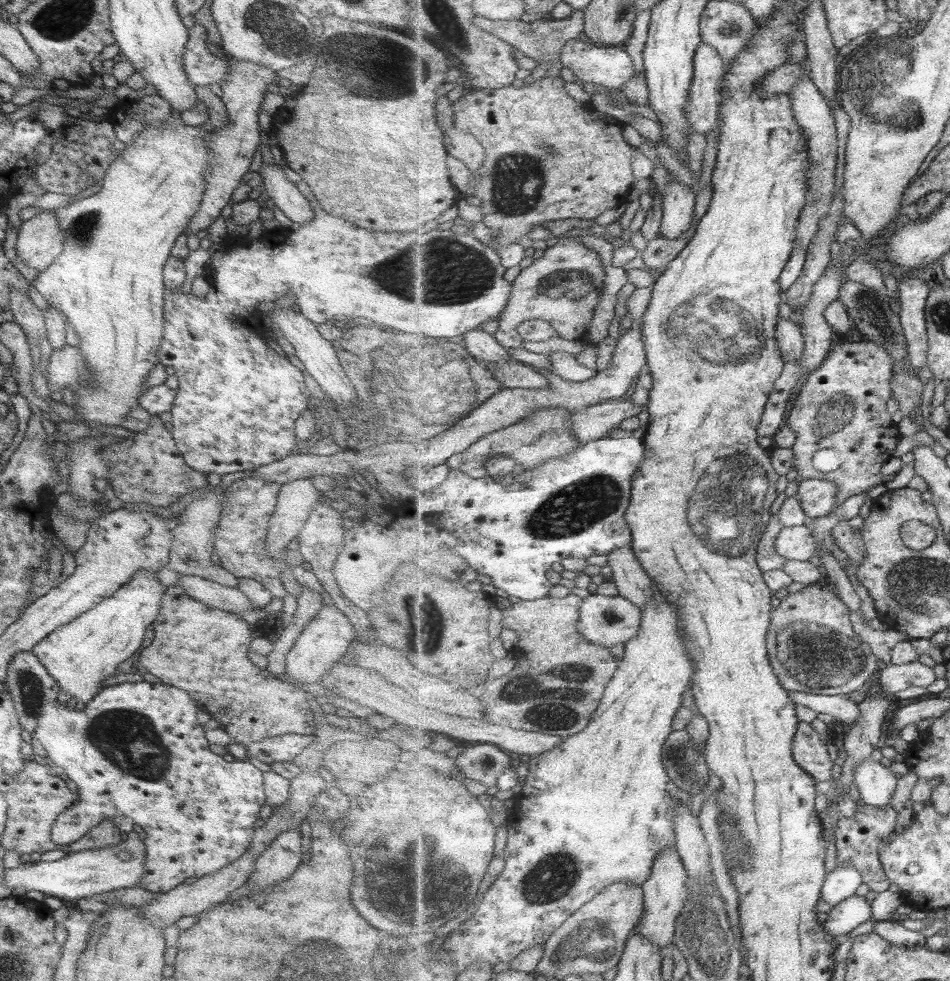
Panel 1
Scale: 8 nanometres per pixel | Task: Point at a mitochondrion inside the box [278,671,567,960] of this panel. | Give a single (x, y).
(416, 890)

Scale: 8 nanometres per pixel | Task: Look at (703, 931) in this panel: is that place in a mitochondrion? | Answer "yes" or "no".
yes

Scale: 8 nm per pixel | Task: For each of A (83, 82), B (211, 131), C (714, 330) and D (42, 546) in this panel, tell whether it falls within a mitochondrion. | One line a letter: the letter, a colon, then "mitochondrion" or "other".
A: other
B: other
C: mitochondrion
D: mitochondrion

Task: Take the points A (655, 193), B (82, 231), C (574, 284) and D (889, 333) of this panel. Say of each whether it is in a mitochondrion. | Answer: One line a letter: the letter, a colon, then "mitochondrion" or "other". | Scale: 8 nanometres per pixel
A: other
B: mitochondrion
C: mitochondrion
D: mitochondrion

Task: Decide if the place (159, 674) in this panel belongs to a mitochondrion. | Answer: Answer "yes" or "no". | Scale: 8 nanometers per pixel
no

